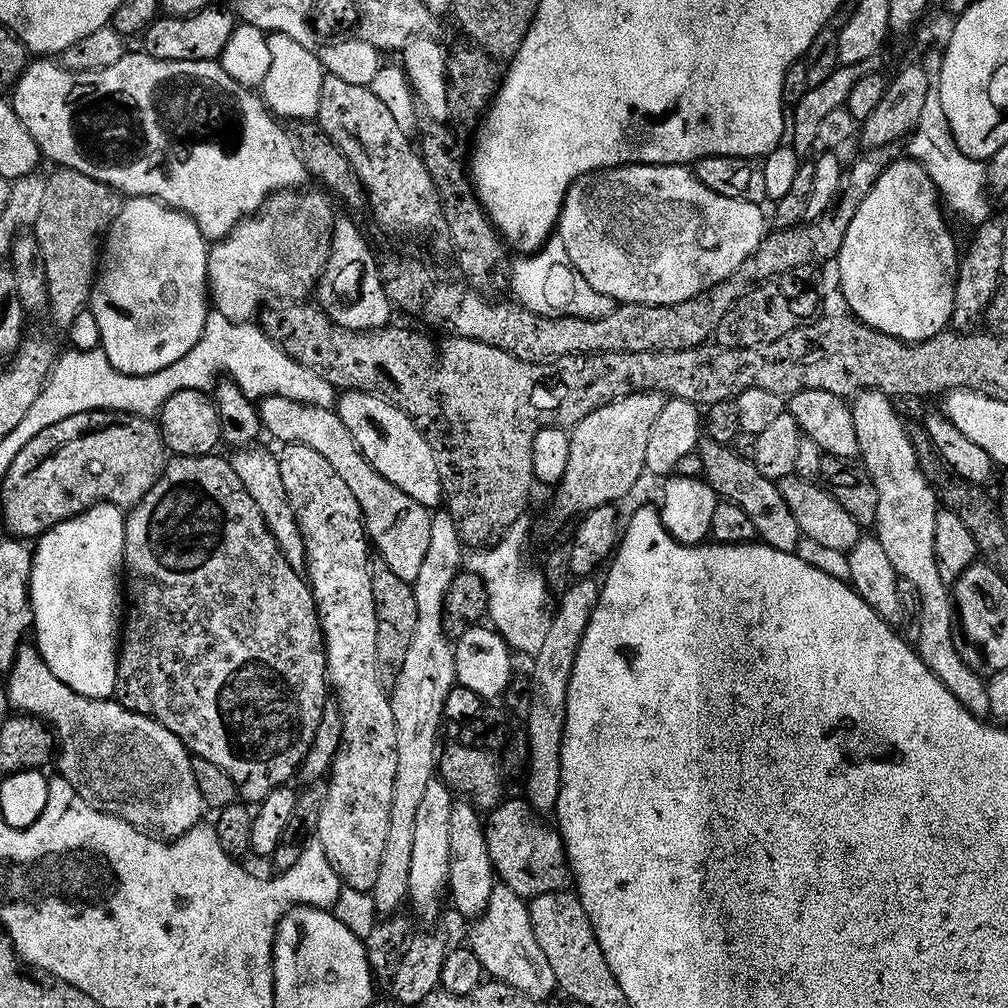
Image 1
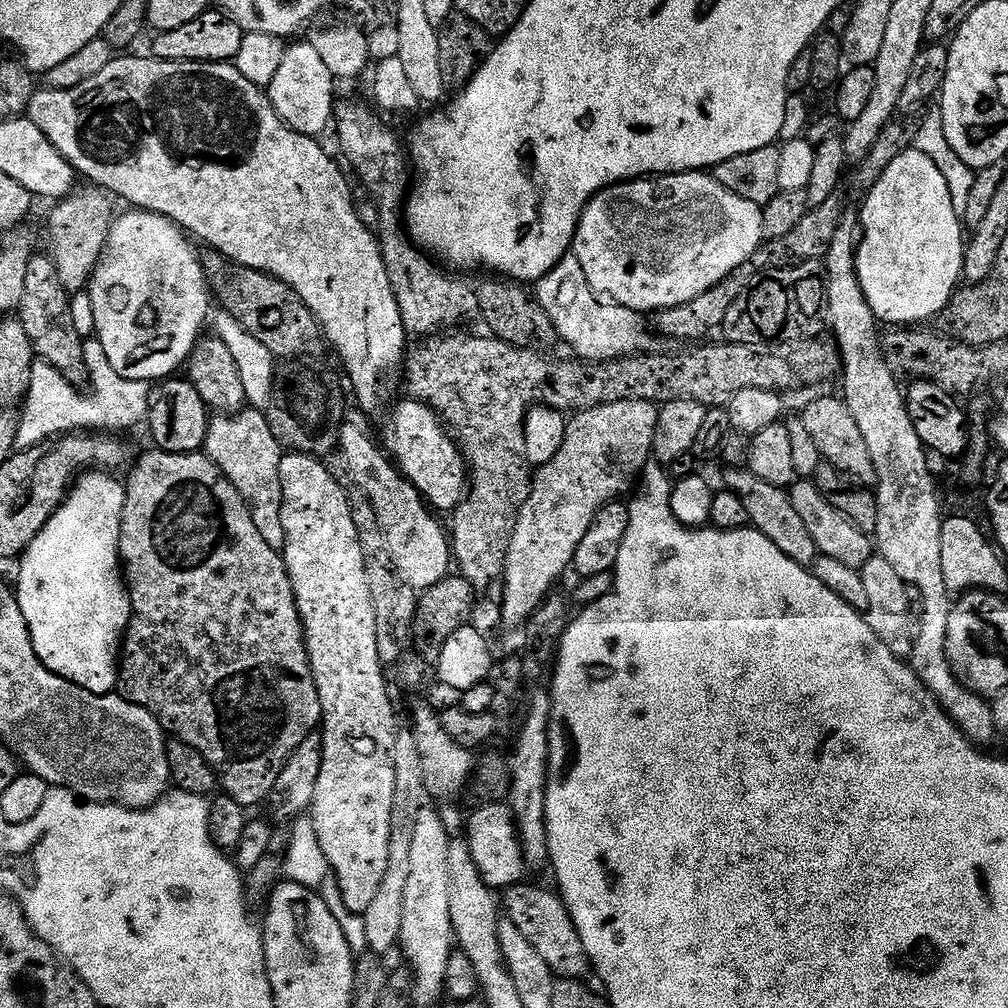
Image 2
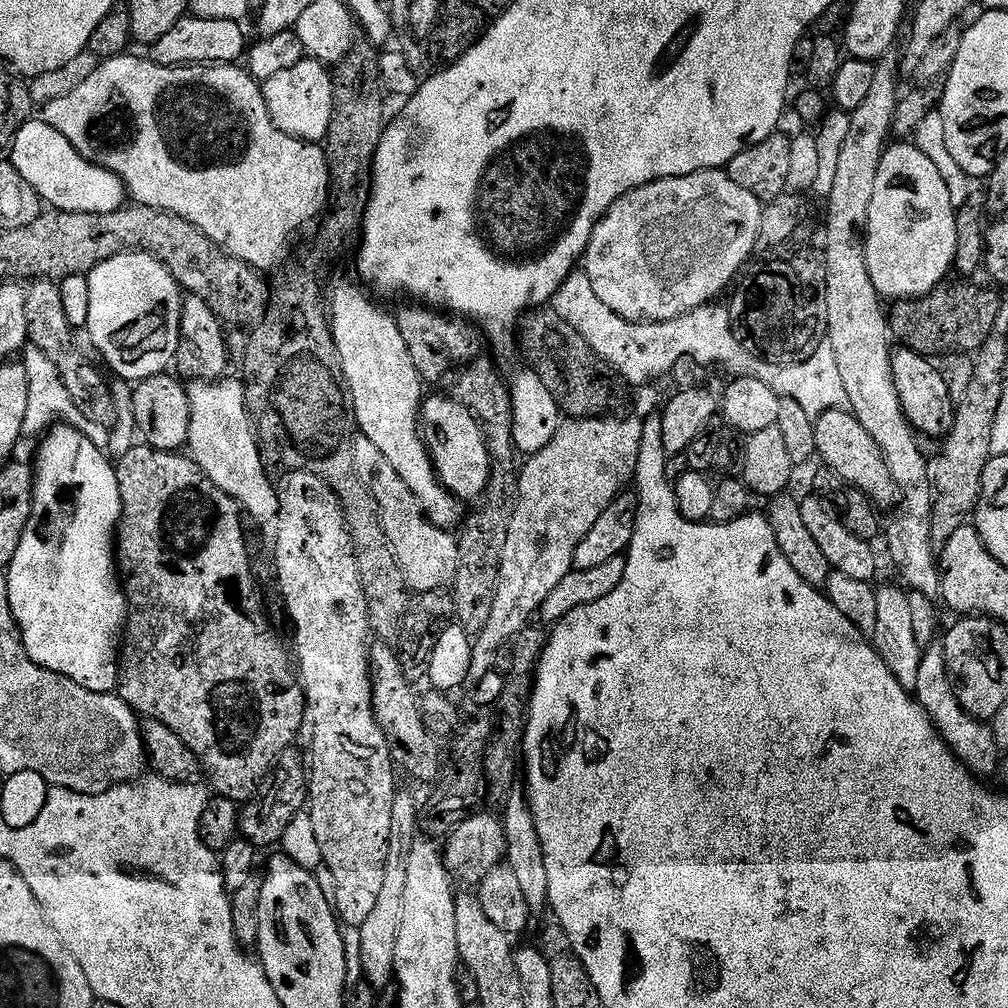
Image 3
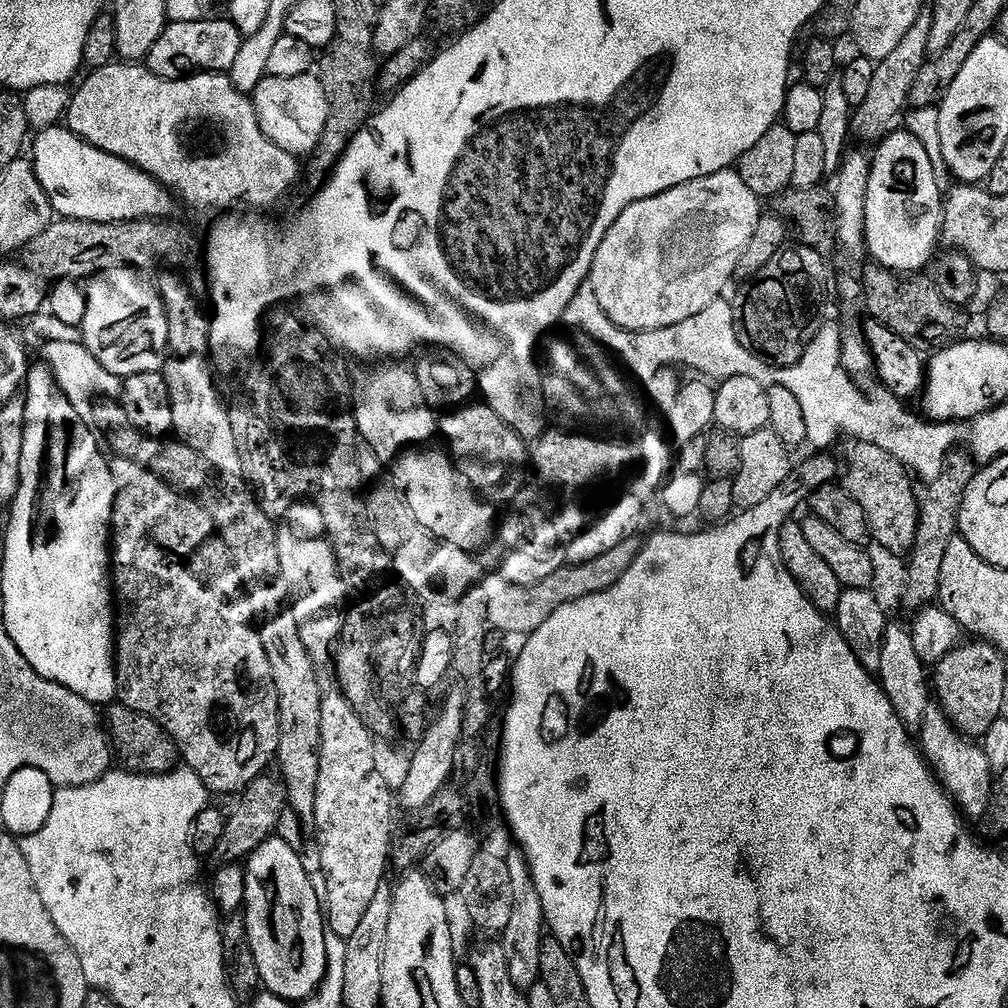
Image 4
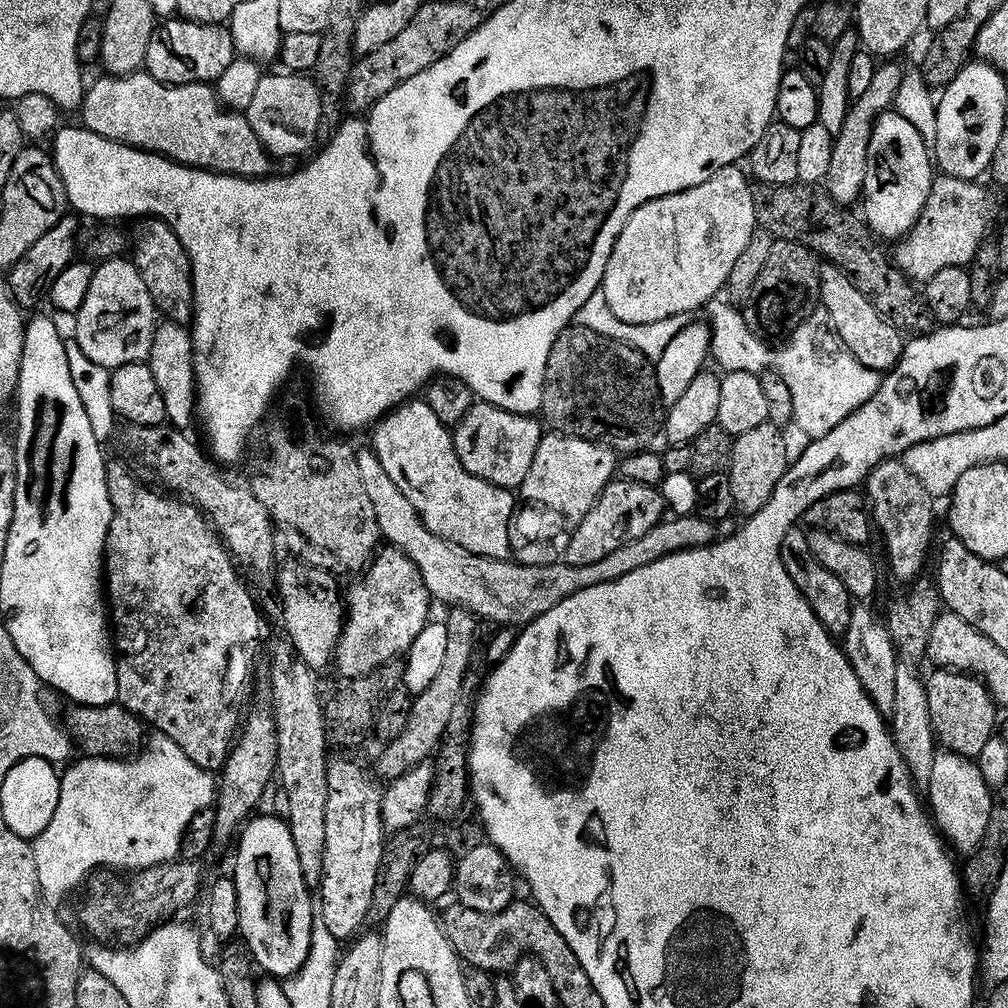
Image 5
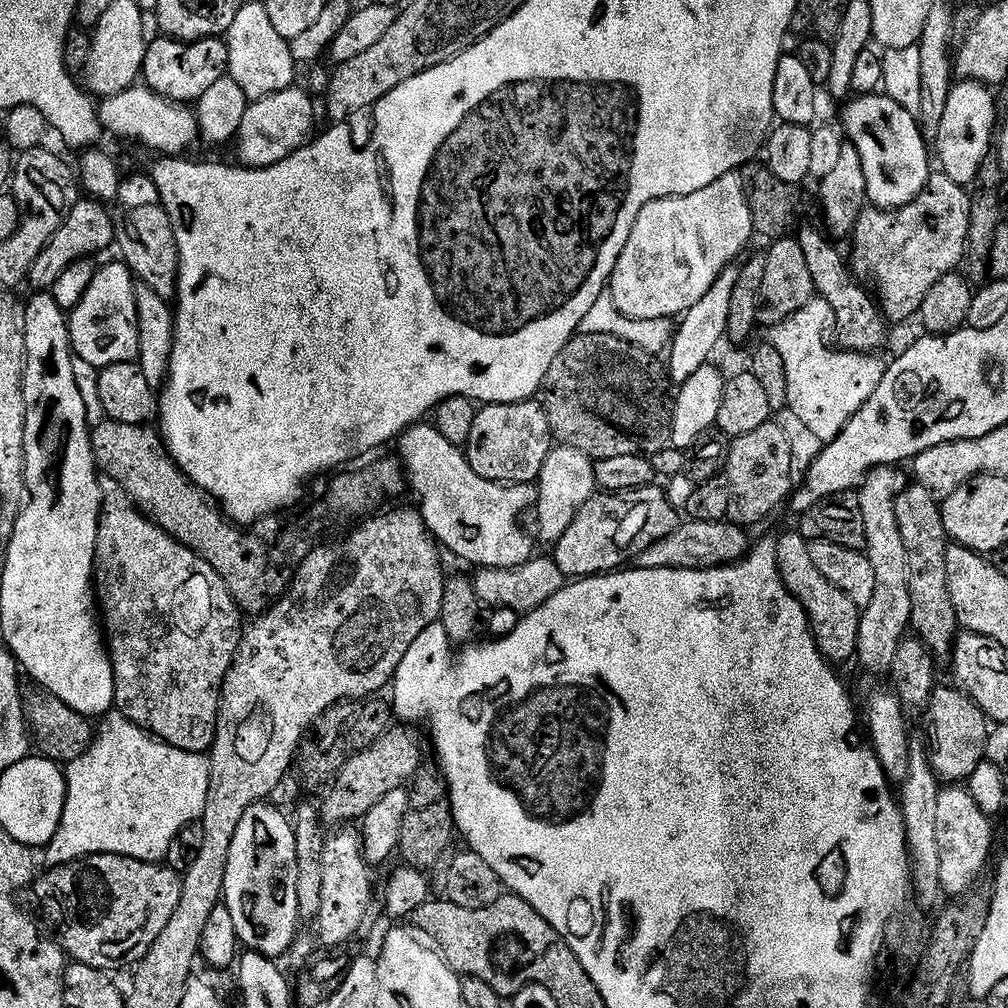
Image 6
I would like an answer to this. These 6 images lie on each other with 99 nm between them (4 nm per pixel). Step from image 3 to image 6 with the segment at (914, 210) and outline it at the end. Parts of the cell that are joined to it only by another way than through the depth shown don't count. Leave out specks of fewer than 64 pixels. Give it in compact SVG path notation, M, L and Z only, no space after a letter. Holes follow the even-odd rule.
M887 94L857 95L844 106L842 132L862 158L869 201L875 207L889 210L914 202L928 184L930 175L930 148L920 131L917 117L902 110L902 106L898 106L898 102L891 100Z

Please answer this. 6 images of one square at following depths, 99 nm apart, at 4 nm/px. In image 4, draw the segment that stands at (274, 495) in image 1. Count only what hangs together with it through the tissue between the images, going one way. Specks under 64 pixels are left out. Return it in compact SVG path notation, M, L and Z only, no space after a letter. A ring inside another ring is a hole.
M172 358L162 369L173 407L173 429L183 443L198 450L204 461L217 472L236 474L241 471L240 455L238 442L234 442L234 429L230 426L229 405L224 404L216 389L217 373L213 365L206 361L204 358Z

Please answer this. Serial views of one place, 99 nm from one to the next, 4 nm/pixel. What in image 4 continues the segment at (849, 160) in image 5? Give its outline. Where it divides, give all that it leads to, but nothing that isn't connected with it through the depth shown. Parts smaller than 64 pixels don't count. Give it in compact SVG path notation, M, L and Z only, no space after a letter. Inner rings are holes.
M925 8L920 12L920 17L906 30L902 42L889 54L876 64L874 78L871 81L870 90L861 105L855 108L852 114L852 130L858 137L865 136L871 142L879 142L893 131L896 119L909 107L908 99L910 90L914 86L914 78L918 78L918 70L922 70L924 61L929 59L930 53L927 48L929 41L932 11ZM904 108L904 109L903 109Z

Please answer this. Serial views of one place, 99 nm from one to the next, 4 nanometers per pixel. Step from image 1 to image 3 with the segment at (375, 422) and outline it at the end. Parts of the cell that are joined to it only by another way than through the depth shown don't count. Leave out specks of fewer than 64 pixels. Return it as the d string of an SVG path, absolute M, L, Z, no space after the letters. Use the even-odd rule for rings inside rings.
M432 396L420 406L420 435L424 437L424 445L436 468L436 477L444 484L446 490L453 492L461 502L479 501L488 491L488 480L492 477L492 459L488 453L488 441L484 439L484 429L472 411L459 404L456 399L444 396Z

